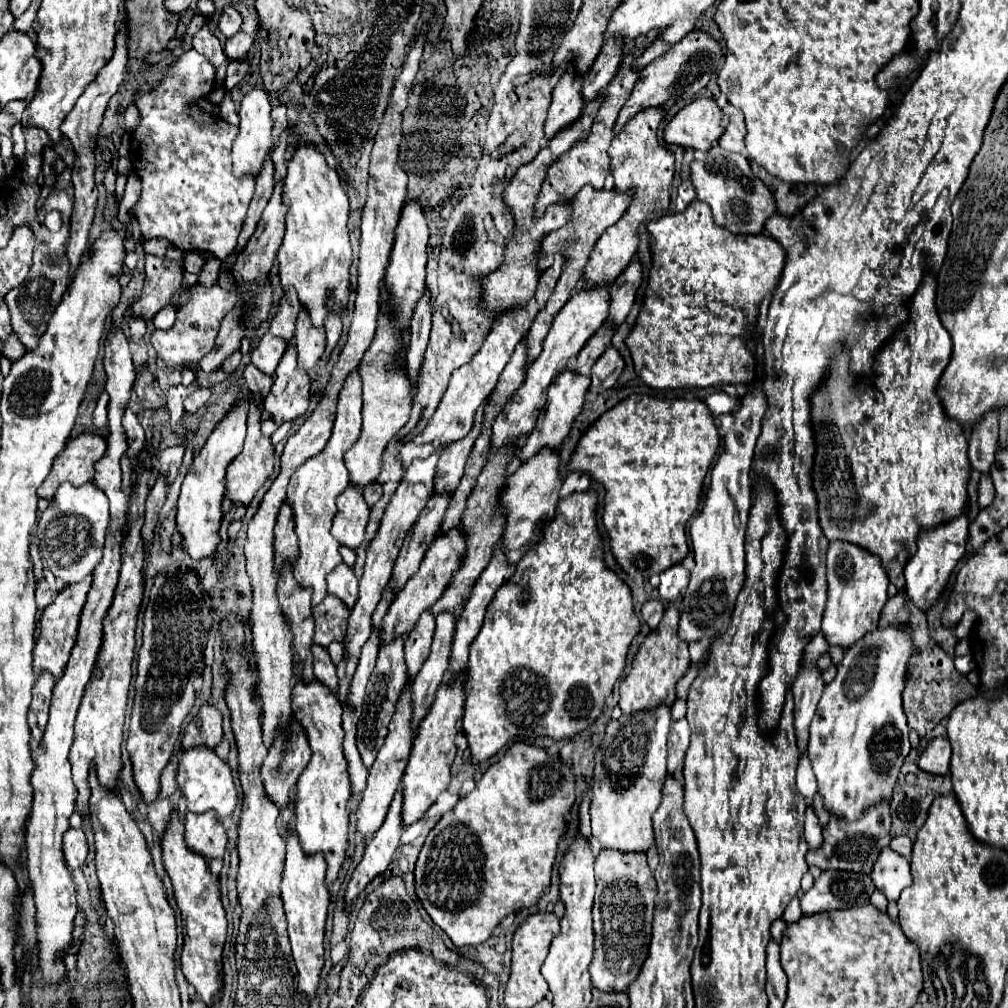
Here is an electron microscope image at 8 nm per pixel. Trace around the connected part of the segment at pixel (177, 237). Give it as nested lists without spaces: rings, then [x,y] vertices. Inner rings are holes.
[[[195,49],[185,51],[171,67],[163,81],[147,95],[137,101],[141,111],[141,123],[131,139],[131,163],[135,173],[141,177],[143,191],[139,201],[133,205],[133,213],[141,225],[141,235],[145,239],[167,239],[181,251],[211,251],[221,261],[225,261],[241,233],[247,207],[253,197],[255,179],[245,175],[243,179],[233,175],[231,165],[231,145],[239,133],[239,127],[229,125],[217,115],[205,113],[197,107],[197,101],[215,85],[215,69],[207,57],[197,53]]]

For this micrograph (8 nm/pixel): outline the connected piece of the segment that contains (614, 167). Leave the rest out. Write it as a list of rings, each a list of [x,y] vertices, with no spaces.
[[[651,107],[647,111],[639,111],[633,119],[629,119],[621,133],[615,135],[609,155],[611,155],[611,173],[615,177],[615,187],[625,191],[635,187],[635,197],[625,215],[611,225],[595,243],[589,263],[585,265],[585,285],[597,287],[617,279],[617,275],[633,261],[639,247],[639,227],[653,215],[663,213],[669,207],[669,187],[675,175],[675,153],[663,147],[657,139],[657,129],[665,119],[665,107]]]

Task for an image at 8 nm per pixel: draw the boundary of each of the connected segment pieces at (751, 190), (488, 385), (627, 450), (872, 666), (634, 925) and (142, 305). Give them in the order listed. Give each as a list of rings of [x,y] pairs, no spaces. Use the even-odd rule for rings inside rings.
[[[719,145],[691,163],[691,183],[697,191],[697,199],[705,201],[713,209],[715,223],[729,229],[731,233],[757,235],[763,231],[765,221],[777,211],[773,193],[751,171],[749,159],[743,153],[723,151]]]
[[[555,255],[555,263],[543,271],[541,279],[539,279],[539,287],[535,291],[535,299],[531,301],[533,311],[527,313],[523,307],[519,307],[519,311],[507,311],[507,315],[503,315],[503,319],[495,319],[485,343],[481,345],[481,349],[477,351],[477,355],[463,367],[455,369],[449,381],[449,387],[435,411],[435,415],[431,417],[431,421],[427,423],[427,427],[423,429],[423,433],[419,433],[417,437],[413,437],[411,441],[407,441],[401,451],[399,457],[403,459],[403,465],[407,467],[415,457],[429,457],[433,451],[443,449],[445,445],[449,445],[451,441],[457,441],[461,437],[465,437],[471,427],[473,427],[473,417],[477,407],[483,403],[483,399],[493,391],[495,383],[499,381],[499,375],[503,373],[503,367],[507,365],[507,359],[511,359],[511,351],[515,351],[515,345],[527,335],[533,319],[537,317],[537,311],[547,303],[551,291],[555,289],[555,283],[561,275],[561,267],[563,267],[563,255]]]
[[[631,395],[603,413],[581,437],[571,457],[571,471],[591,473],[605,485],[603,525],[611,539],[611,551],[621,569],[637,579],[649,579],[681,563],[689,553],[685,543],[685,525],[697,511],[703,479],[719,449],[719,431],[715,417],[701,399],[653,399],[649,395]]]
[[[877,629],[845,651],[837,677],[825,685],[815,719],[811,721],[807,755],[823,805],[833,817],[859,819],[867,809],[893,795],[899,769],[911,751],[901,701],[905,665],[911,651],[915,647],[905,629]]]
[[[603,849],[595,859],[597,895],[593,905],[593,931],[595,931],[595,955],[589,967],[593,987],[599,991],[625,991],[629,983],[639,975],[651,941],[653,901],[657,895],[653,873],[647,867],[645,853],[621,855],[611,849]]]
[[[147,255],[147,275],[141,297],[131,303],[129,319],[153,319],[159,309],[171,303],[171,297],[181,289],[183,261],[173,263],[167,257]]]

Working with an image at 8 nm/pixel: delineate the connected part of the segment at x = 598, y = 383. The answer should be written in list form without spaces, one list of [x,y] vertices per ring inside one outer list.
[[[611,345],[605,349],[605,353],[597,359],[597,363],[591,369],[591,393],[603,393],[615,385],[621,371],[625,367],[625,361],[621,359],[619,351]]]

